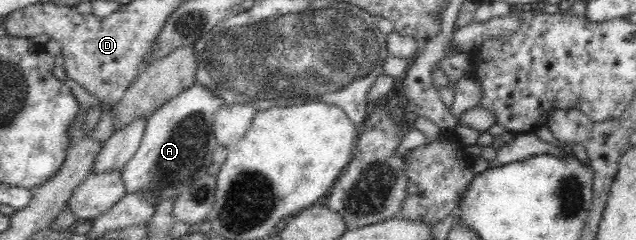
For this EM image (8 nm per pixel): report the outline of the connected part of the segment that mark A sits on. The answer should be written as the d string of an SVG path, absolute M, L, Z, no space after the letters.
M192 84L188 89L180 92L175 98L168 100L147 119L144 134L134 156L120 170L123 185L127 195L141 193L141 195L155 195L155 205L160 205L168 199L176 199L182 195L194 181L202 179L212 164L212 155L219 146L214 136L212 125L216 111L222 105L222 98L216 96L210 88Z

